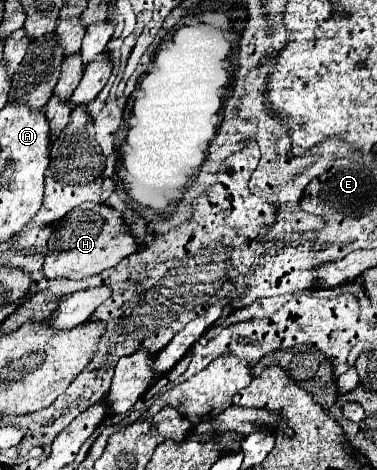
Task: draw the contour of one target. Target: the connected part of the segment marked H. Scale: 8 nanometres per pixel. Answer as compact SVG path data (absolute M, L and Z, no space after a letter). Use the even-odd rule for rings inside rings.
M96 202L90 208L80 206L70 210L62 220L56 222L54 234L48 244L52 250L44 262L44 276L48 280L52 278L82 280L100 274L102 270L116 266L120 260L142 248L142 244L132 236L128 224L124 222L122 212L102 202Z

